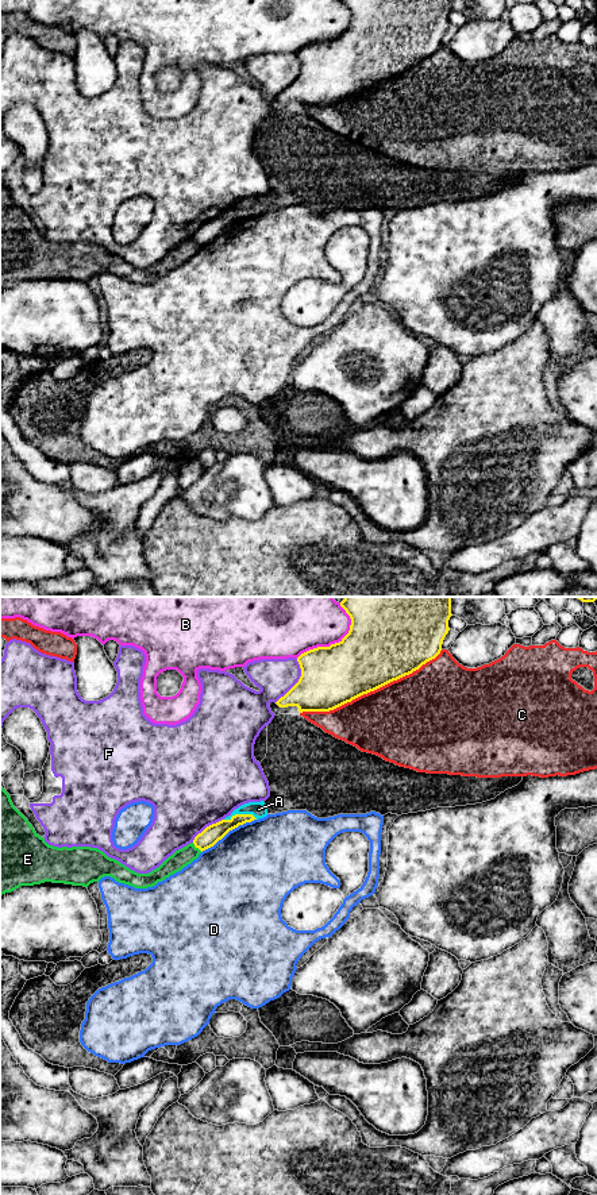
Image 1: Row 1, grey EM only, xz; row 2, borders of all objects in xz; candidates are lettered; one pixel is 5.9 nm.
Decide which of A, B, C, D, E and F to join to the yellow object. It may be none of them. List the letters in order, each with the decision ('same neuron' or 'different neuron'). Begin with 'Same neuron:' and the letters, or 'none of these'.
Same neuron: none of these
A: different neuron
B: different neuron
C: different neuron
D: different neuron
E: different neuron
F: different neuron

